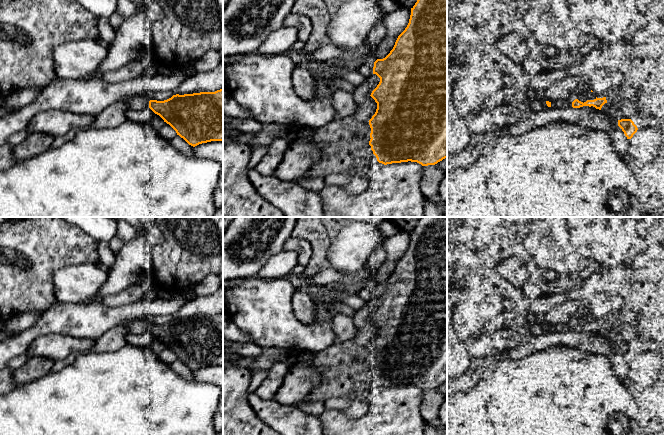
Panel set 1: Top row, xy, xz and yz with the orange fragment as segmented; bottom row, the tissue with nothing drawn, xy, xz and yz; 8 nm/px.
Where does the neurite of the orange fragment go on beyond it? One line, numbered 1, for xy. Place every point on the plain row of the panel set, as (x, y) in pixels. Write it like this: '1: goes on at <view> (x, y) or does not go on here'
1: goes on at xy (138, 326)

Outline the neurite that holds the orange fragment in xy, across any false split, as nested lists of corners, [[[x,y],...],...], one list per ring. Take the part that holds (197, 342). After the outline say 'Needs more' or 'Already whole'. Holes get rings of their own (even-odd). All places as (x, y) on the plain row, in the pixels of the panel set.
[[[223,313],[215,316],[176,318],[164,325],[149,324],[144,318],[127,321],[123,325],[131,334],[149,331],[193,371],[211,365],[223,365]]]. Needs more

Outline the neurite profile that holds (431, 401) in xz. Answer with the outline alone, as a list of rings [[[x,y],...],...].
[[[434,389],[422,391],[420,413],[428,425],[435,426],[438,419],[439,408],[443,401],[443,396]]]

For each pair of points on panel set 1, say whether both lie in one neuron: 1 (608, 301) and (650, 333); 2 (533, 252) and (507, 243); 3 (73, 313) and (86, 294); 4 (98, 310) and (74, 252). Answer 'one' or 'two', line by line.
1: two
2: one
3: two
4: two

